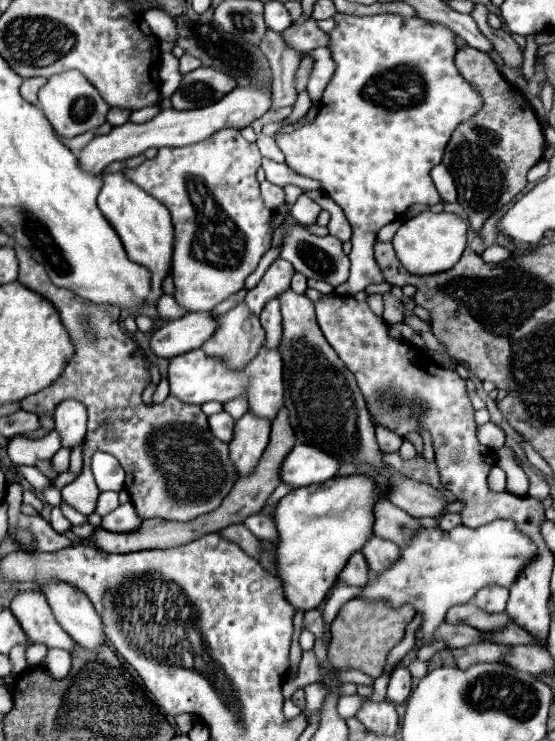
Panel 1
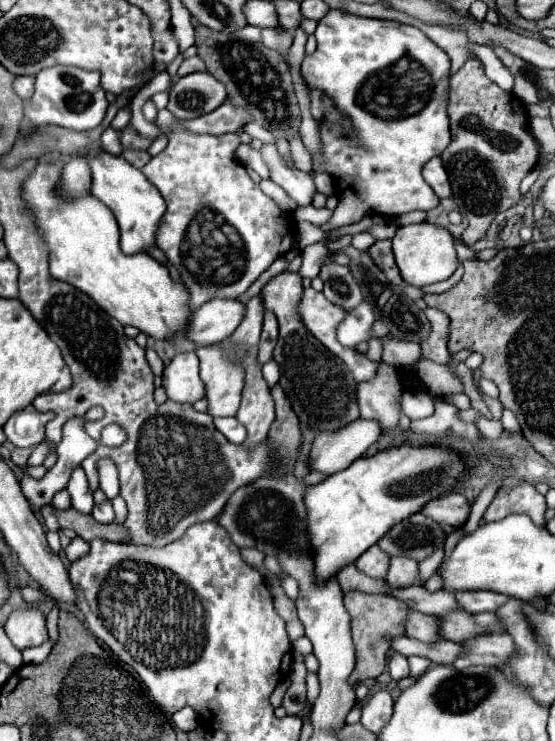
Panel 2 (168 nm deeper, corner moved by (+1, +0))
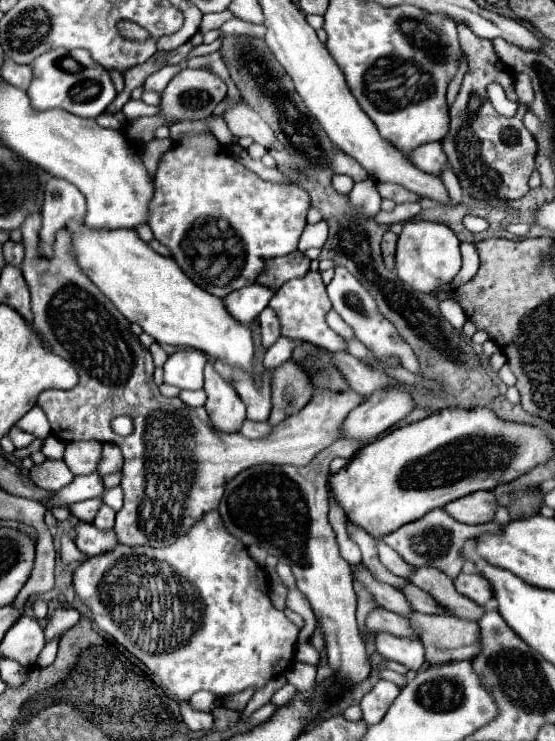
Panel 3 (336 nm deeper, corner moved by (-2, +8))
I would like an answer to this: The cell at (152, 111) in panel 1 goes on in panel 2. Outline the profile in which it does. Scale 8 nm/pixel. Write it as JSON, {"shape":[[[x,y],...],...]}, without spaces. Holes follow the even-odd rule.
{"shape":[[[151,100],[145,102],[143,116],[147,122],[155,122],[157,118],[165,130],[171,130],[167,132],[169,134],[167,148],[143,166],[143,174],[165,198],[167,212],[157,232],[157,248],[161,248],[167,254],[169,262],[179,270],[181,280],[189,292],[189,308],[195,310],[213,298],[241,296],[259,278],[259,274],[269,268],[269,264],[277,256],[289,250],[293,234],[289,234],[291,222],[287,214],[269,196],[261,192],[259,184],[255,184],[249,178],[245,166],[237,162],[235,150],[241,144],[239,134],[195,136],[191,132],[185,132],[181,126],[175,128],[177,118],[165,114],[165,110],[159,110],[157,116],[157,108]]]}

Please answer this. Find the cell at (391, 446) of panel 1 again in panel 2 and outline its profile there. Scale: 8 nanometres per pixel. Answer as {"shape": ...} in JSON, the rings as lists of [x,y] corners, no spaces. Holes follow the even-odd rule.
{"shape":[[[381,364],[379,374],[357,386],[357,402],[361,418],[377,420],[381,430],[393,430],[401,418],[399,410],[401,378],[389,364]]]}

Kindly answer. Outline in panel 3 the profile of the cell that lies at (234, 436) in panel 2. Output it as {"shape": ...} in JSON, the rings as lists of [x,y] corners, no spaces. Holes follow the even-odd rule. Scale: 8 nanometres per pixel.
{"shape":[[[246,420],[240,434],[244,434],[246,438],[266,438],[270,434],[272,426],[268,422],[252,422],[252,420]]]}

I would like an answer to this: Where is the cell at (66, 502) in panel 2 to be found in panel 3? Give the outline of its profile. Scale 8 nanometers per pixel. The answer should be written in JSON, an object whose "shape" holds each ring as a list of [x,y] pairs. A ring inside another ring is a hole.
{"shape":[[[46,460],[44,464],[34,465],[29,471],[29,478],[44,490],[60,490],[74,480],[74,474],[62,460]]]}

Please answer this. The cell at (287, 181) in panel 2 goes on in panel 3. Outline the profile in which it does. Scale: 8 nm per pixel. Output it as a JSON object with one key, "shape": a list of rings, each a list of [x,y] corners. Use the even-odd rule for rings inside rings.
{"shape":[[[242,98],[236,100],[230,108],[226,108],[222,118],[226,120],[232,136],[236,136],[236,138],[250,136],[250,138],[254,138],[254,142],[258,142],[266,148],[270,148],[270,144],[276,140],[276,136],[268,128],[268,124],[252,108],[248,108],[248,104],[244,104]]]}

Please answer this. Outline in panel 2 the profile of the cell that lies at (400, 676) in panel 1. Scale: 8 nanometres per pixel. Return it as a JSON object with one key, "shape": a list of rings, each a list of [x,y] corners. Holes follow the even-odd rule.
{"shape":[[[395,654],[395,656],[389,660],[389,672],[391,672],[391,678],[393,678],[393,680],[401,680],[401,678],[409,676],[407,658],[405,658],[403,654]]]}

